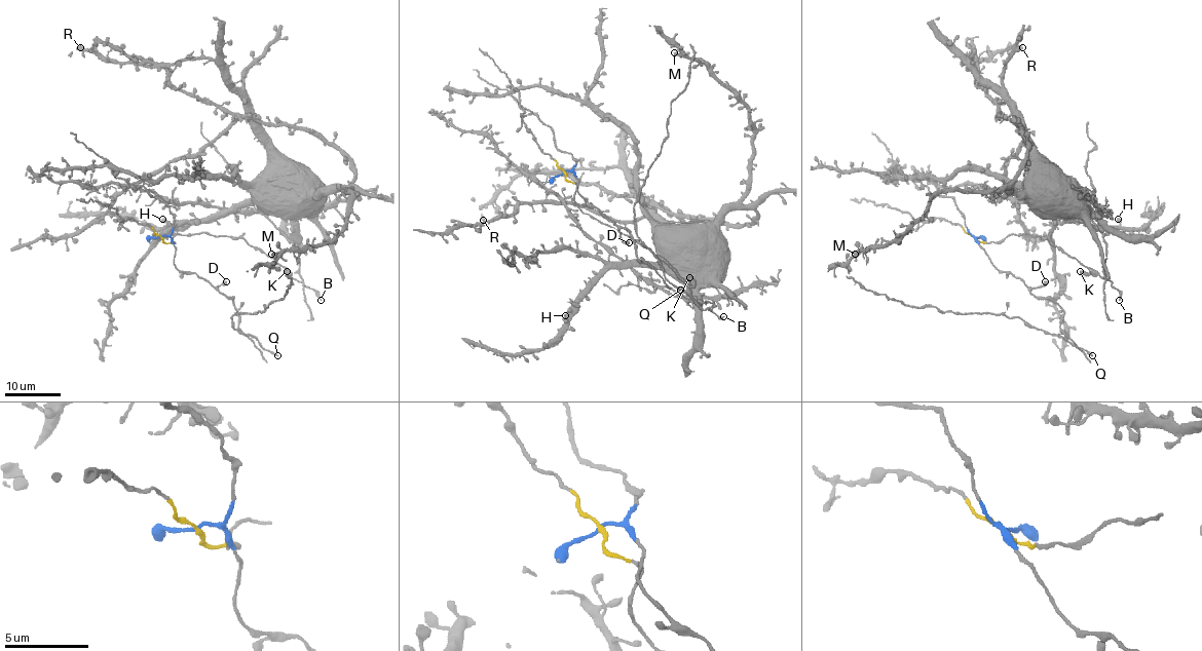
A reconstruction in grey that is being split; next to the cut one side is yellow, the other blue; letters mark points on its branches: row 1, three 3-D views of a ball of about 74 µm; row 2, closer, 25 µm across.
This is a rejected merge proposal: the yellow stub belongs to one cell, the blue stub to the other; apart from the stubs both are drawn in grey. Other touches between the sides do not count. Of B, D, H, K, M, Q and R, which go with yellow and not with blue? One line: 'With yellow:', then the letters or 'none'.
With yellow: B, K

